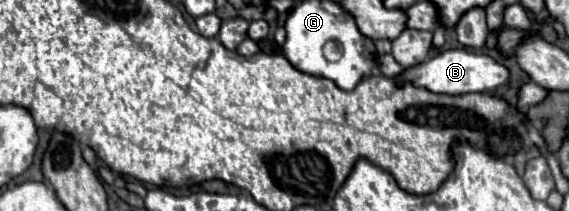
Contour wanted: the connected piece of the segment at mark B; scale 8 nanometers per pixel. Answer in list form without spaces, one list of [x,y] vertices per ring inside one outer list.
[[[446,50],[422,64],[408,68],[400,80],[410,80],[414,86],[424,86],[436,94],[466,94],[466,92],[490,92],[510,80],[510,70],[486,54],[474,54],[466,50]]]

